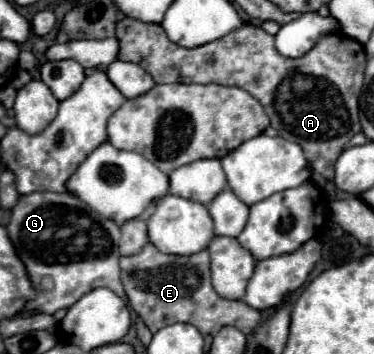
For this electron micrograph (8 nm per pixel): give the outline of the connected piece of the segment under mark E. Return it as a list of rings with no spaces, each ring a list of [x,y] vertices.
[[[149,243],[141,253],[121,257],[121,281],[129,305],[143,319],[151,333],[157,333],[173,323],[191,323],[203,335],[215,335],[225,325],[233,325],[249,335],[261,321],[261,311],[249,307],[245,301],[223,299],[211,287],[209,251],[199,251],[191,257],[179,257],[165,255]]]

